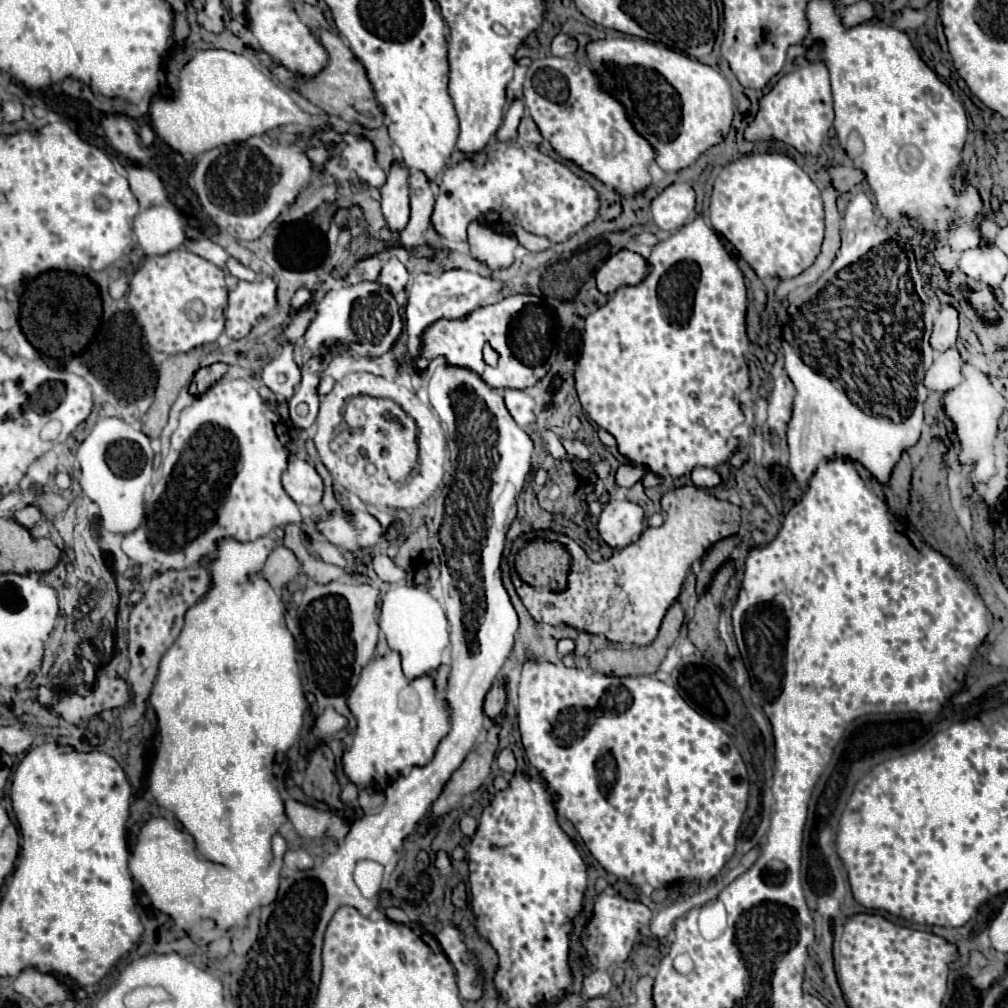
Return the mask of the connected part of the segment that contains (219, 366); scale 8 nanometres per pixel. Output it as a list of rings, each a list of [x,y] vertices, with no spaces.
[[[218,361],[218,363],[212,363],[212,365],[208,365],[208,367],[202,367],[202,369],[198,369],[196,371],[196,375],[194,375],[194,379],[192,379],[192,385],[190,385],[190,393],[192,395],[198,395],[198,393],[204,393],[210,385],[214,385],[226,371],[228,371],[228,363],[222,363],[222,361]]]

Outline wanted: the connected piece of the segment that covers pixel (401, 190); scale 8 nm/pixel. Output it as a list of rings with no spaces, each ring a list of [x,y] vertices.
[[[394,161],[388,181],[382,187],[382,211],[392,231],[402,231],[410,219],[410,169],[402,161]]]

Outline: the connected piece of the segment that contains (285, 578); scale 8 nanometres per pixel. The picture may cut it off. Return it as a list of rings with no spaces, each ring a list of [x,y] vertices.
[[[278,545],[268,557],[268,563],[264,567],[264,577],[272,583],[276,591],[280,591],[300,573],[300,569],[302,563],[298,561],[298,557],[284,545]]]

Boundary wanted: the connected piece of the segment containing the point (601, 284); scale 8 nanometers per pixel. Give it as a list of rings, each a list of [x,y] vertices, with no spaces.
[[[622,249],[600,267],[596,283],[602,293],[614,293],[622,285],[638,285],[646,273],[648,261],[630,249]]]

